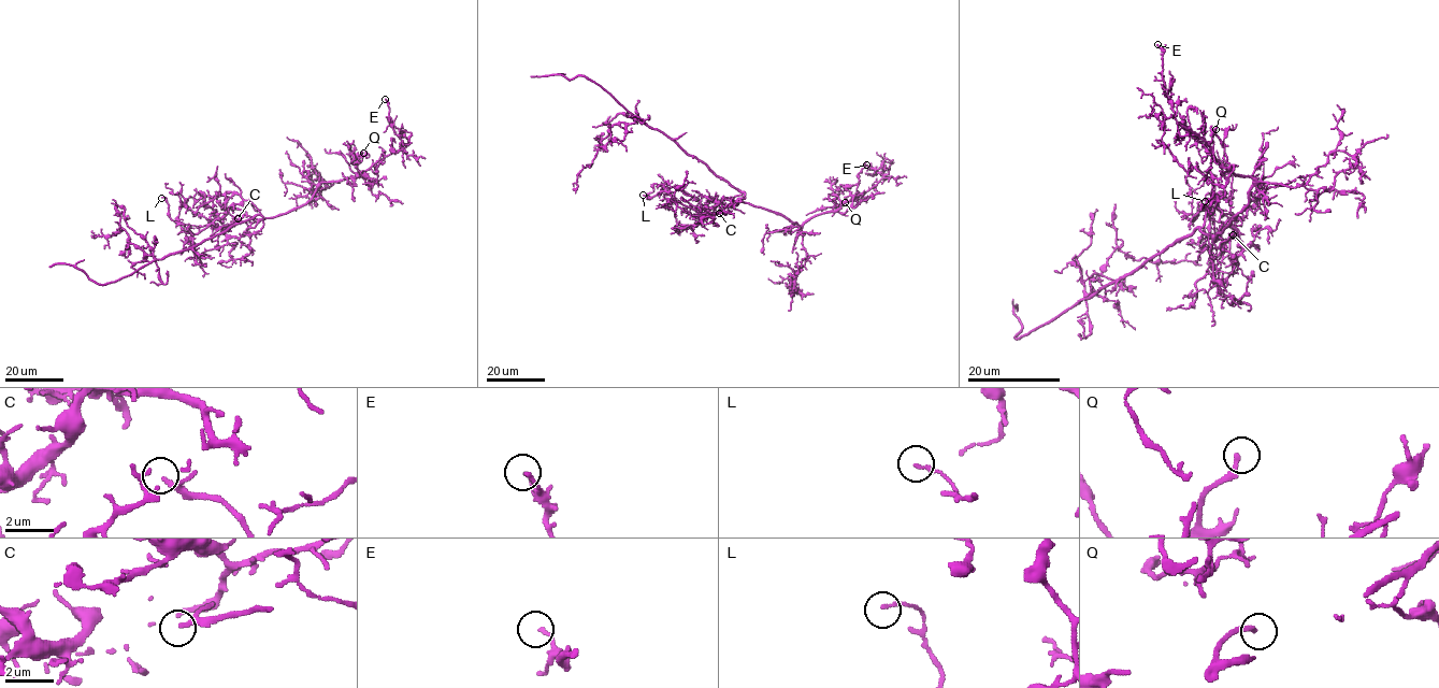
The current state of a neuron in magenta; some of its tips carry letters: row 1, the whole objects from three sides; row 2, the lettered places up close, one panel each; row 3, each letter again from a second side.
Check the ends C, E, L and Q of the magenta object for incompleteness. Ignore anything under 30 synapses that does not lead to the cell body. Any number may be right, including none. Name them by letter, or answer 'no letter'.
no letter

